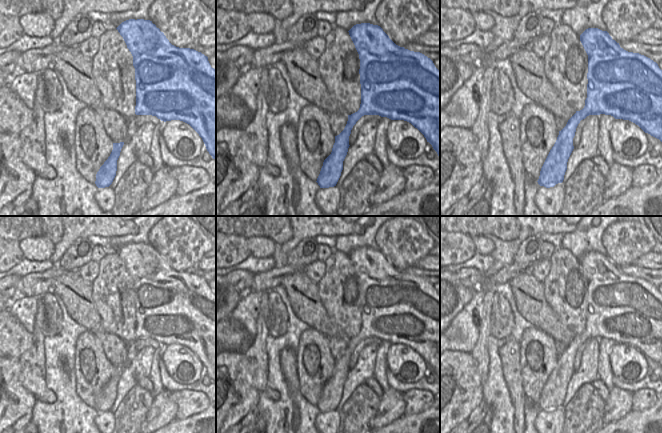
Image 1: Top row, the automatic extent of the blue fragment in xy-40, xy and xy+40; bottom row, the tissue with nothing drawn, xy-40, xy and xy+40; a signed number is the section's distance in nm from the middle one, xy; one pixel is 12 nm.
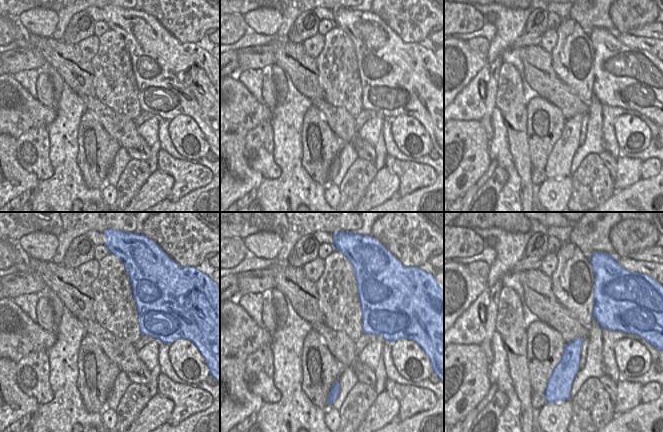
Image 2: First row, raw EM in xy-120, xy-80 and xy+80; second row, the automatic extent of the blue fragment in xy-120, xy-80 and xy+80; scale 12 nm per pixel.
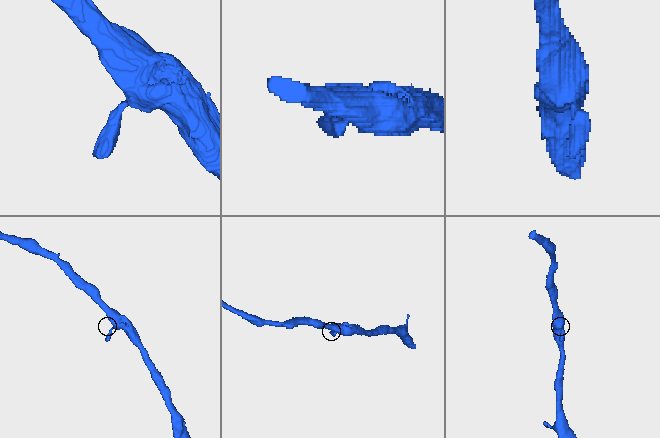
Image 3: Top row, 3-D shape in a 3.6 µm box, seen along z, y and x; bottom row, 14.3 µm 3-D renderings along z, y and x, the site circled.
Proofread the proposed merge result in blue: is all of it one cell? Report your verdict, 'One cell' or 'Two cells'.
One cell.

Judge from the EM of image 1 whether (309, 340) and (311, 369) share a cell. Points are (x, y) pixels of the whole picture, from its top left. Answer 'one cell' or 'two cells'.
one cell

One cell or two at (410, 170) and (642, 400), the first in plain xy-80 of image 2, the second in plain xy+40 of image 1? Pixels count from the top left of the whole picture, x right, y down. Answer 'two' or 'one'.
one

